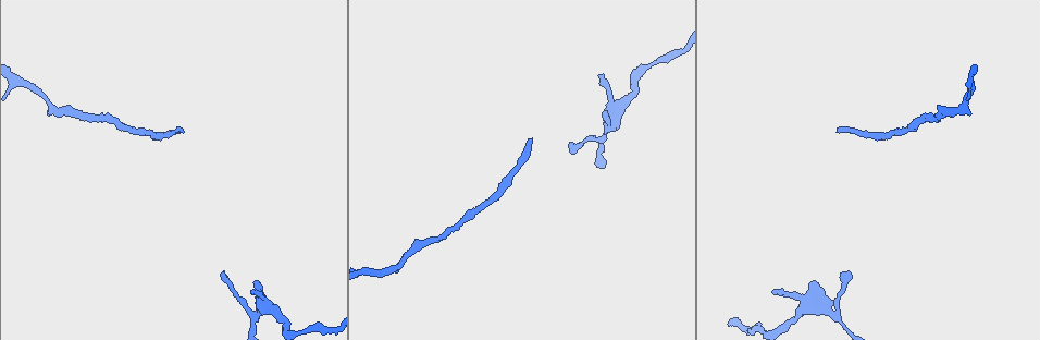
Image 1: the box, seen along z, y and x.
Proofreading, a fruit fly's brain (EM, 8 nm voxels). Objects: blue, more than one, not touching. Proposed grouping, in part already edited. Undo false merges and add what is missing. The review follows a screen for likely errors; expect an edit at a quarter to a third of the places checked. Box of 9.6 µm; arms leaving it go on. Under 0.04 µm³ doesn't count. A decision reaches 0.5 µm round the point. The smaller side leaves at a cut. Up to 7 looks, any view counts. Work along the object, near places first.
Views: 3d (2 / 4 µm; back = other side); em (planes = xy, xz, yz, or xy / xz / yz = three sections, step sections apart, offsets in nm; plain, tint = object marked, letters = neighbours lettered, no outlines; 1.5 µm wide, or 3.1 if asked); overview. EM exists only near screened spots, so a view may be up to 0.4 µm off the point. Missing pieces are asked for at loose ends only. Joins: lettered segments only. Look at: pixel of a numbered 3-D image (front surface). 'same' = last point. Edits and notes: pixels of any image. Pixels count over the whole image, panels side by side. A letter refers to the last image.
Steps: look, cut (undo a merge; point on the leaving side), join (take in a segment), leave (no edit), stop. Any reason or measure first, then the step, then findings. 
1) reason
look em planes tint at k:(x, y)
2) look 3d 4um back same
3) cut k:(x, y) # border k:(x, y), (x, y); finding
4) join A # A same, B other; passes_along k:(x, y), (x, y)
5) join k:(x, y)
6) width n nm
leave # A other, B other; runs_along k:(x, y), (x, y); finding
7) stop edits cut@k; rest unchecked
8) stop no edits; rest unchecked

tapers out
look 3d 2um at 1:(183, 133)

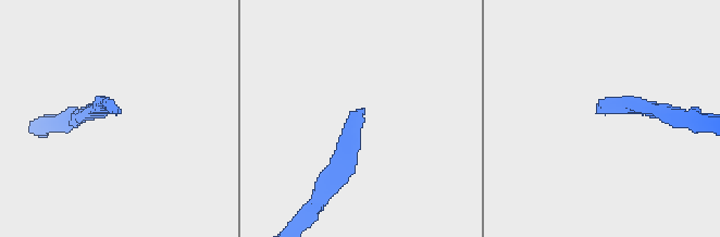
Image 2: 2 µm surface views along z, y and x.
look em planes letters at 2:(361, 108)

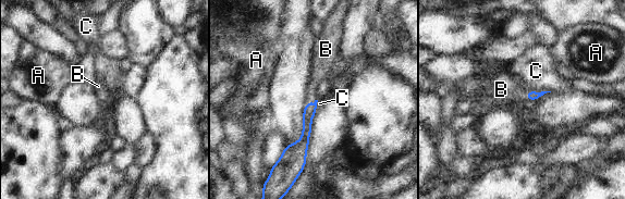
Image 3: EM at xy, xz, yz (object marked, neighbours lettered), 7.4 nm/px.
longest_contact C 190 nm
join B # A other, B same, C other; it goes on there

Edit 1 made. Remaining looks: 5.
tapers out
look em planes letters at 1:(848, 270)

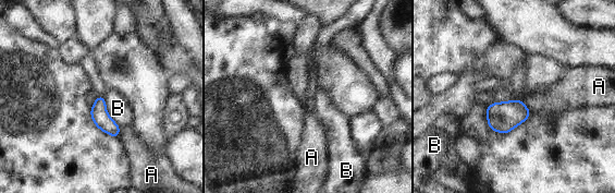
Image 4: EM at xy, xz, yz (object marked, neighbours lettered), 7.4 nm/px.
leave # A other, B other; border 4:(102, 96), (107, 113), (120, 129); no lettered segment goes on from it

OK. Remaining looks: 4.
an open end
look em planes letters at 1:(773, 293)

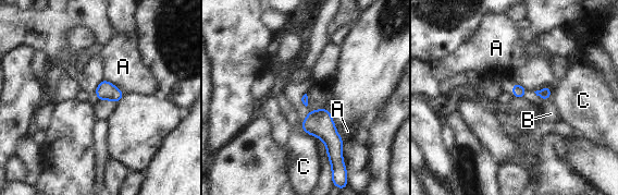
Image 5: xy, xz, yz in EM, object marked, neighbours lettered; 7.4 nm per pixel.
leave # A other, B other, C other; border 5:(104, 78), (123, 94); none of them fits

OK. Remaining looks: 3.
stop edits join@3; rest unchecked

